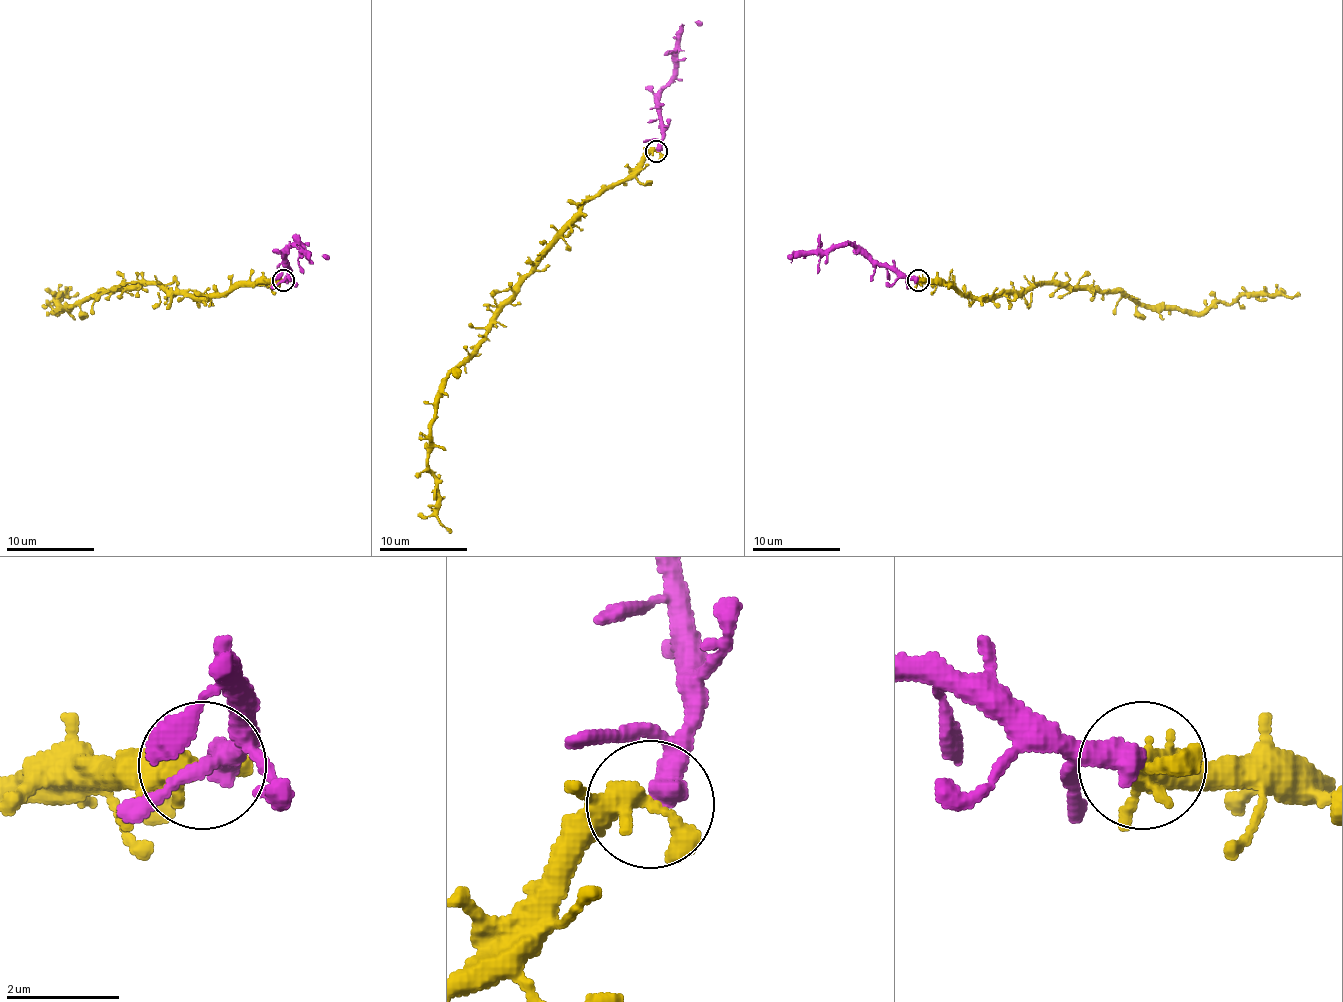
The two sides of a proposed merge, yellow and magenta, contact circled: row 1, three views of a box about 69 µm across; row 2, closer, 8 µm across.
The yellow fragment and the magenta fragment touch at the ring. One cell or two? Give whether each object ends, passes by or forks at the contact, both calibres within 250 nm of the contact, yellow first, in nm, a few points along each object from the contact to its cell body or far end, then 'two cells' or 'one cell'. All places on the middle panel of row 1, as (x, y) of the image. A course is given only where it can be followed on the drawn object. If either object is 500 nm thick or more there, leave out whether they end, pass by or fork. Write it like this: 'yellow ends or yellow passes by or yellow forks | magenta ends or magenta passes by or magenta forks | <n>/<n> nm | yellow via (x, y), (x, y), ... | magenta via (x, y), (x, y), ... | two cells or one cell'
yellow forks | magenta passes by | 300/360 nm | yellow via (657, 151), (582, 206), (580, 217), (443, 385), (427, 467), (436, 480), (436, 518), (452, 533) | magenta via (657, 151), (661, 107), (659, 92), (674, 67), (677, 32), (694, 21), (701, 25) | one cell

